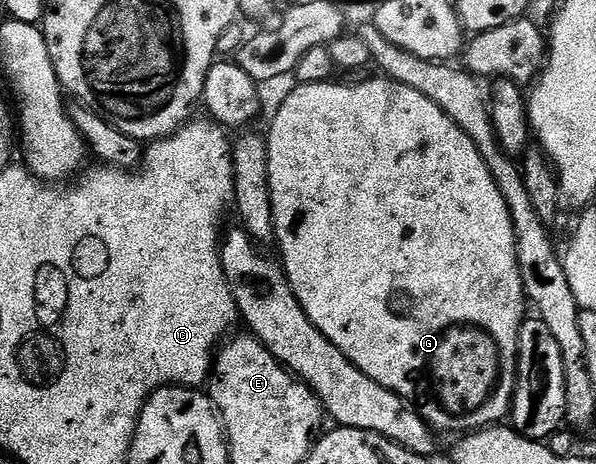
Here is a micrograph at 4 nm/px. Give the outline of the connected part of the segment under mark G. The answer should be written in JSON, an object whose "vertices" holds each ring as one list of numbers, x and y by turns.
{"vertices":[[384,76,376,77,371,79,370,82,357,82,354,86,336,86,336,81,333,80,328,82,307,82,298,85,296,87,298,90,291,91,282,100,281,107,278,108,277,115,273,118,273,123,270,124,269,130,267,129,273,236,275,246,281,249,279,261,287,276,290,288,295,292,299,304,305,309,305,315,311,320,311,324,315,324,315,328,319,328,319,332,323,332,323,336,327,336,327,340,331,340,331,344,335,344,335,348,339,348,339,352,343,352,343,356,347,356,347,360,351,360,351,364,355,364,355,368,359,368,359,372,371,376,371,380,375,380,375,384,383,384,383,388,395,392,404,402,414,406,425,423,442,435,445,433,453,434,452,436,460,436,474,430,484,430,487,426,504,423,510,417,513,408,513,389,517,383,519,332,521,331,522,322,527,317,527,299,525,289,523,288,523,280,519,276,511,212,507,212,507,200,503,200,503,192,499,192,499,188,495,184,495,180,479,152,479,148,475,148,475,144,467,136,467,132,463,132,463,128,459,128,459,124,455,124,455,120,451,120,451,116,447,116,443,112,443,108,439,108,431,100,427,100,427,96,423,96,423,92,415,92,415,88,407,88,398,82,391,82]]}

